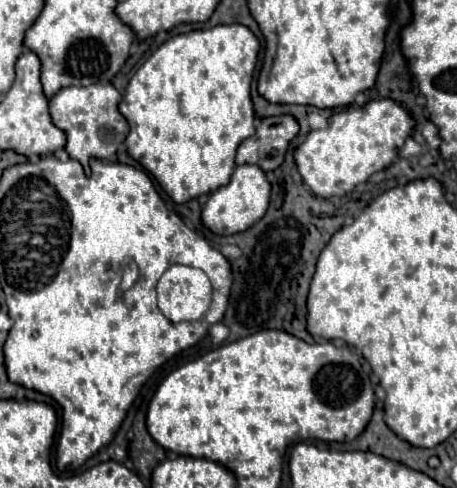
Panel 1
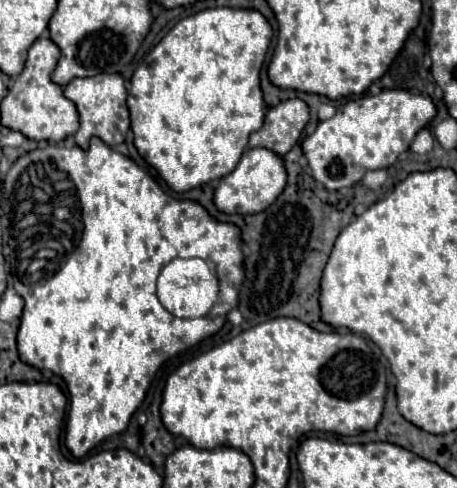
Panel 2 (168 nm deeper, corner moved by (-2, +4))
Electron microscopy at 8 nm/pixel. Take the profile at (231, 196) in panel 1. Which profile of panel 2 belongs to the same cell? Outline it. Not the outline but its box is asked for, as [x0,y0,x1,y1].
[213,148,287,214]

